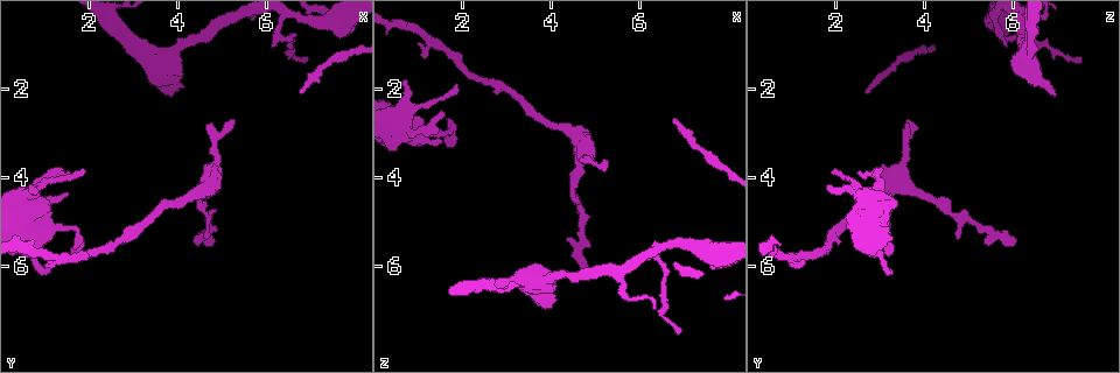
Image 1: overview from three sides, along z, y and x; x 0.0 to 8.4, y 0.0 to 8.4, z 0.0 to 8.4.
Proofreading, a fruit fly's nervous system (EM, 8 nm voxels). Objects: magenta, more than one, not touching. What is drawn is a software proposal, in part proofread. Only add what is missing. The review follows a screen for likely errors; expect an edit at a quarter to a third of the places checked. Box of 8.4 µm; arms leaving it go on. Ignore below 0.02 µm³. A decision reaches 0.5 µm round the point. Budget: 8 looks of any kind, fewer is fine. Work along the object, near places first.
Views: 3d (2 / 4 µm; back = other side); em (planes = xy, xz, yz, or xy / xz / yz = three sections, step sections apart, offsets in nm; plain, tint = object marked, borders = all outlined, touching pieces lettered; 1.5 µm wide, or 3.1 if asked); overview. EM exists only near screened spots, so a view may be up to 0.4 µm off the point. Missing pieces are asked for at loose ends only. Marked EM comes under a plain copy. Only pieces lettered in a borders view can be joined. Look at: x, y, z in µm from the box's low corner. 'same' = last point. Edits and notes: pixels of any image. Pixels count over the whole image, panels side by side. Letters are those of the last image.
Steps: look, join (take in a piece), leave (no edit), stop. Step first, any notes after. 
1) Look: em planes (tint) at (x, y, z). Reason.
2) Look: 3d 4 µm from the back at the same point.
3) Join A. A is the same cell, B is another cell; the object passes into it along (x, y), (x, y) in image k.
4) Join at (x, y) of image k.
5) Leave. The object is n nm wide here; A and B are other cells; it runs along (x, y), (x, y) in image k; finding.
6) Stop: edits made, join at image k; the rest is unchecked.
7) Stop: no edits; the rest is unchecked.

Look: 3d 2 µm at (0.70, 4.25, 1.85). An open end.

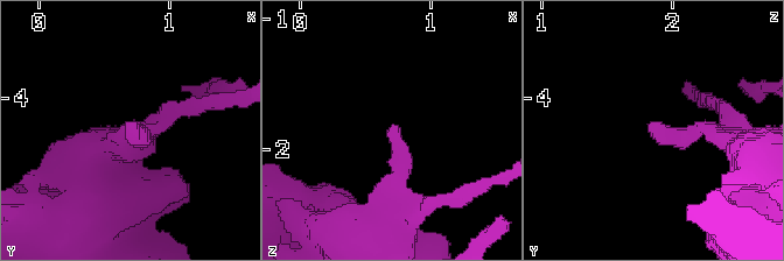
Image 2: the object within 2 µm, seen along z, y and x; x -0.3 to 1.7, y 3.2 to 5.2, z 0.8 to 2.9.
Look: em planes (borders) at (0.68, 4.18, 1.80).

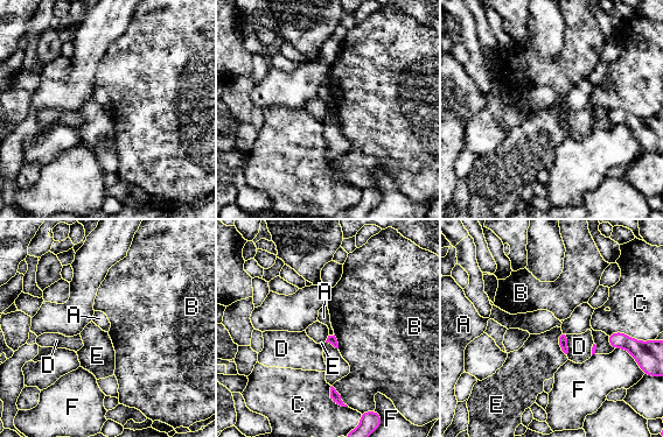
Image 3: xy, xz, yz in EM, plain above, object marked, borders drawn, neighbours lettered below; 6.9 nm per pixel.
Leave. A, B, C, D, E and F are other cells; no lettered piece goes on from it.

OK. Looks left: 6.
Look: 3d 2 µm at (1.15, 6.10, 3.25). Branch stops here.

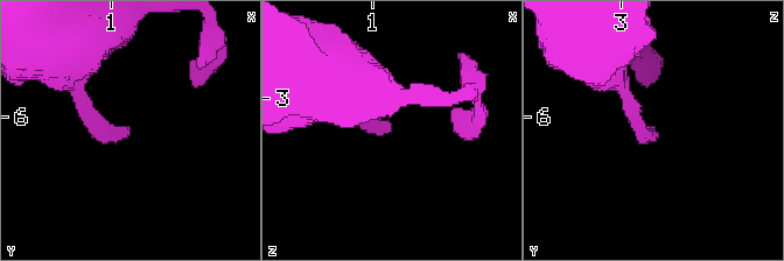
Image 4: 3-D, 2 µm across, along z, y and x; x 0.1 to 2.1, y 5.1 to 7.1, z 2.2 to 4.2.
Look: em planes (borders) at (1.12, 6.08, 3.24). Now the EM.

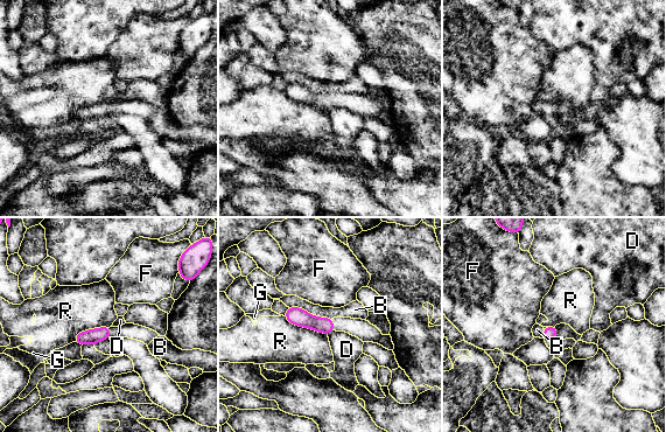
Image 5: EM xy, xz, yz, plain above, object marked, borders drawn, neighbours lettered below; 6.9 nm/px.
Leave. The object is 90 nm wide here; B, D, F, G and R are other cells; a border runs along (284, 316), (295, 325), (327, 335) in image 5; none of them fits.

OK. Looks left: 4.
Look: em planes (borders) at (4.75, 5.35, 6.00). Free end.

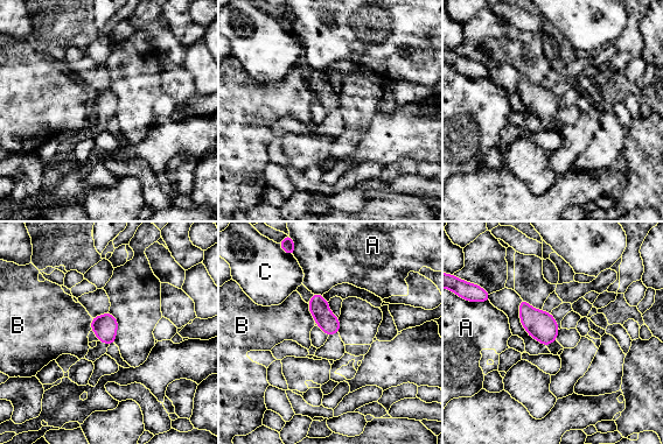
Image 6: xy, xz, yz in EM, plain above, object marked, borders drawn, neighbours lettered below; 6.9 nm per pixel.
Leave. A, B and C are other cells; a border runs along (306, 303), (315, 322) in image 6; none of them fits.

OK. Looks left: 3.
Stop: no edits; the rest is unchecked.

